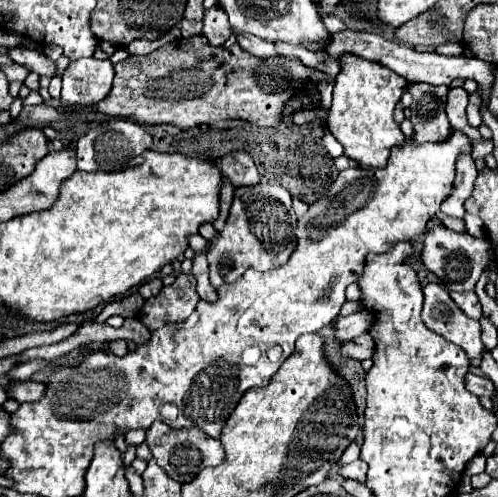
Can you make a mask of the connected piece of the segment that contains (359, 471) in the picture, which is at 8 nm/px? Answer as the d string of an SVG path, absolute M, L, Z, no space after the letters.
M357 459L353 463L345 463L339 467L339 475L345 479L357 479L357 481L365 481L365 473L367 473L367 465L365 461Z

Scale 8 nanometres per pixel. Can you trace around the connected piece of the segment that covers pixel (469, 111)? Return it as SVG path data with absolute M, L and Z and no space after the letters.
M477 93L469 96L466 108L467 121L470 126L478 128L482 124L482 117L479 112L481 99Z

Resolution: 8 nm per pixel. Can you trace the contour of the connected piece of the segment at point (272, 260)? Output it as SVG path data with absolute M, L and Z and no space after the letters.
M251 185L237 187L235 199L229 211L229 219L217 239L211 241L207 249L211 285L221 287L233 283L247 269L269 271L283 267L297 247L297 215L291 207L291 195L279 185Z

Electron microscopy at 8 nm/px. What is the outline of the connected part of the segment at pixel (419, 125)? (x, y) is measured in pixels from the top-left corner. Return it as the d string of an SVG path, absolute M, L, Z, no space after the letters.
M409 83L407 91L413 97L411 103L411 123L415 127L415 141L441 141L449 135L449 119L445 115L447 93L445 85L429 83Z

